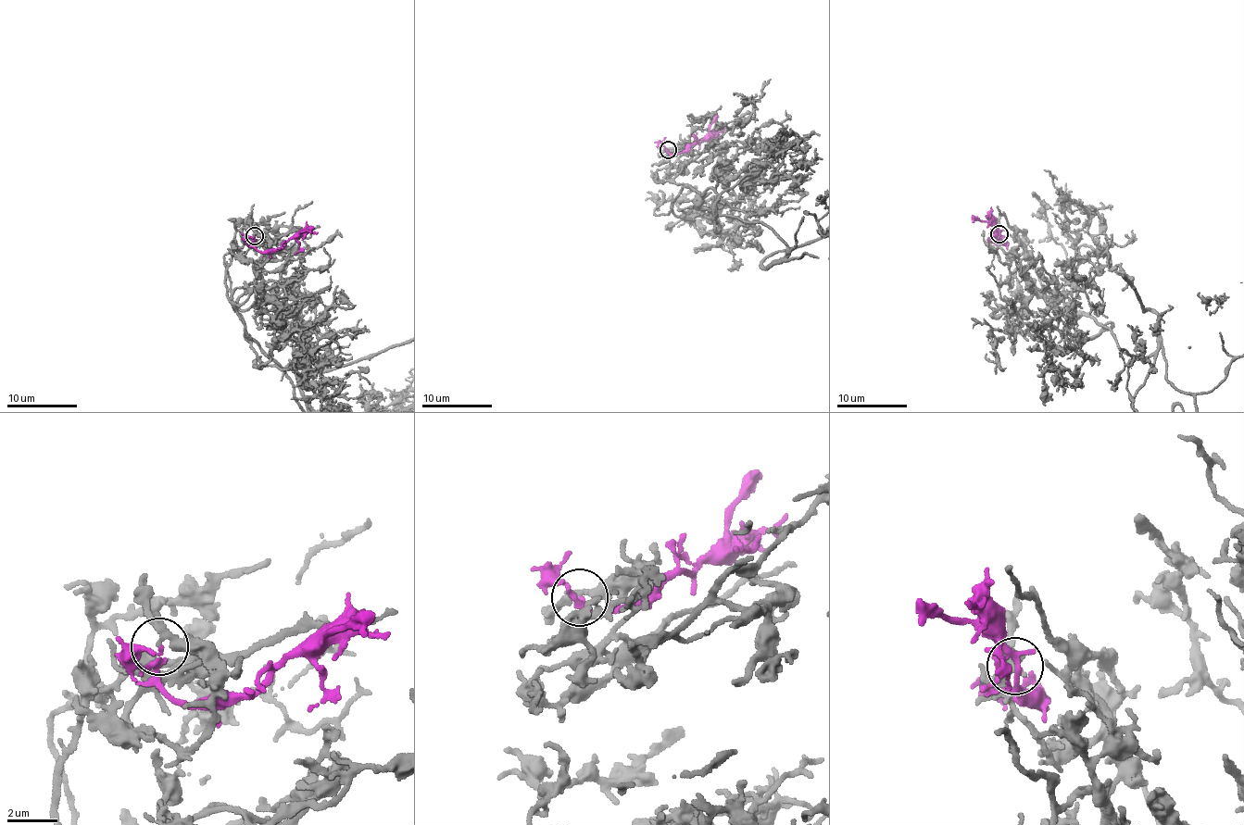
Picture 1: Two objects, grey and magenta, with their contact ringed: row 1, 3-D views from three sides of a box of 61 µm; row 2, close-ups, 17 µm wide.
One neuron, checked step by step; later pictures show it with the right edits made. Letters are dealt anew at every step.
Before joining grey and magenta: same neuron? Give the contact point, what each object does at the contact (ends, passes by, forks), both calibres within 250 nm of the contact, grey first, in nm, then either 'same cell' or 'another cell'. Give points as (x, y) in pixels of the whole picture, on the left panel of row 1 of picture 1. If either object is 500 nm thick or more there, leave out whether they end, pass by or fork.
at (254, 236); grey passes by; magenta passes by; 180 nm thick on the grey side, 150 nm on the other; another cell

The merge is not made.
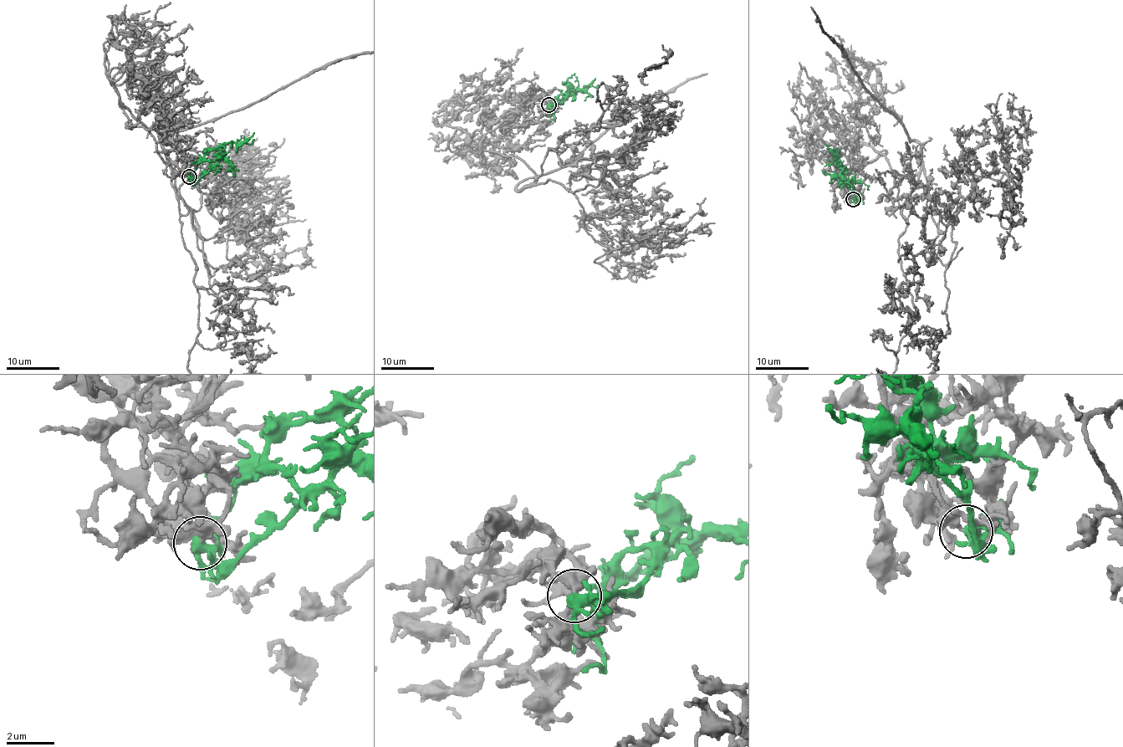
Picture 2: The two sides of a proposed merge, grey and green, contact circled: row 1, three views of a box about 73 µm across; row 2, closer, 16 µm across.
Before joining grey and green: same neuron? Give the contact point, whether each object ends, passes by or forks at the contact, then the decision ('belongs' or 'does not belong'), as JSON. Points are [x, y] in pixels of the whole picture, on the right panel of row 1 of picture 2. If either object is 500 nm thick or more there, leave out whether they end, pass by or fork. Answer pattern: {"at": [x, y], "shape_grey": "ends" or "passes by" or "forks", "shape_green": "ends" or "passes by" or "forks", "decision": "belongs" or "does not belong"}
{"at": [853, 199], "shape_grey": "passes by", "shape_green": "forks", "decision": "does not belong"}

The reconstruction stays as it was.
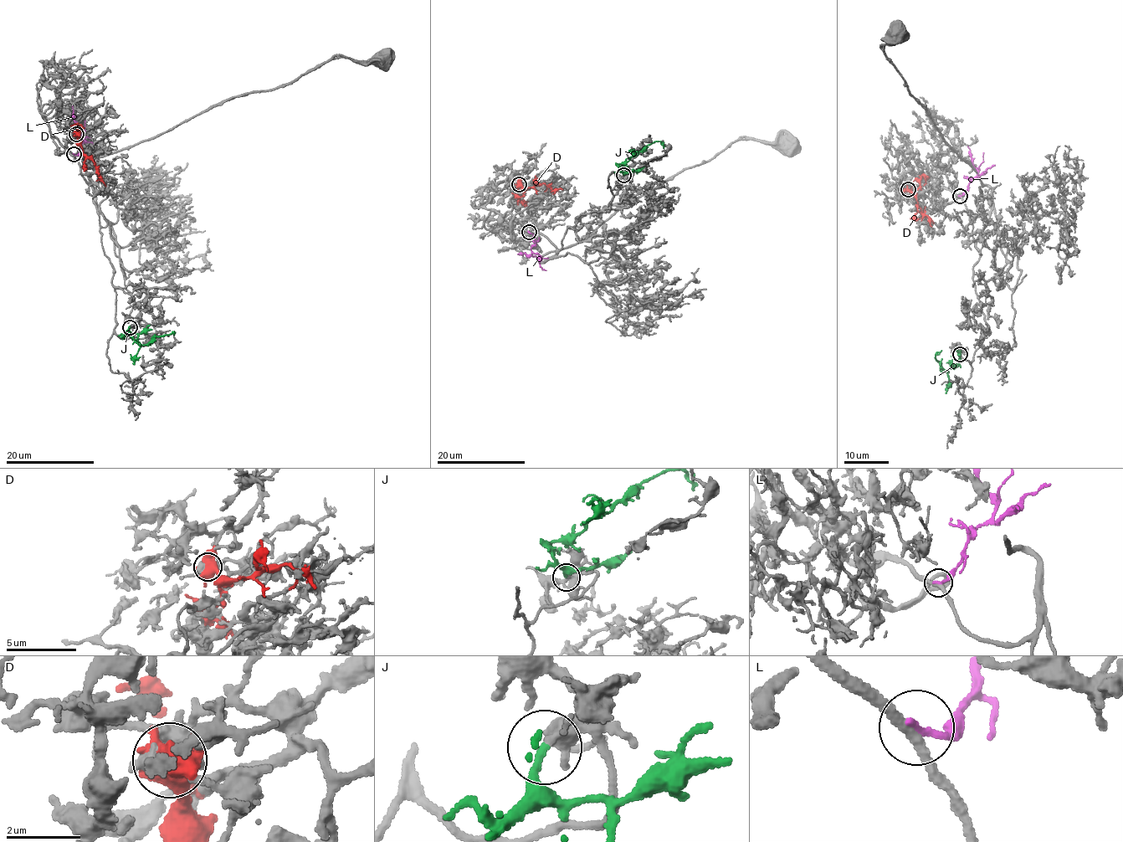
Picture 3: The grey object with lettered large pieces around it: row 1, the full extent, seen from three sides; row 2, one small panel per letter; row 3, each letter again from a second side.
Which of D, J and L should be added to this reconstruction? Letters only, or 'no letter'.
J

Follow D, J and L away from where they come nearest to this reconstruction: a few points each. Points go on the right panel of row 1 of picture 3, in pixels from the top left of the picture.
D: (908, 189), (916, 198), (918, 211), (929, 218), (932, 226)
J: (961, 353), (958, 363), (951, 362), (947, 372), (935, 357), (941, 350)
L: (960, 196), (977, 172), (967, 146)

